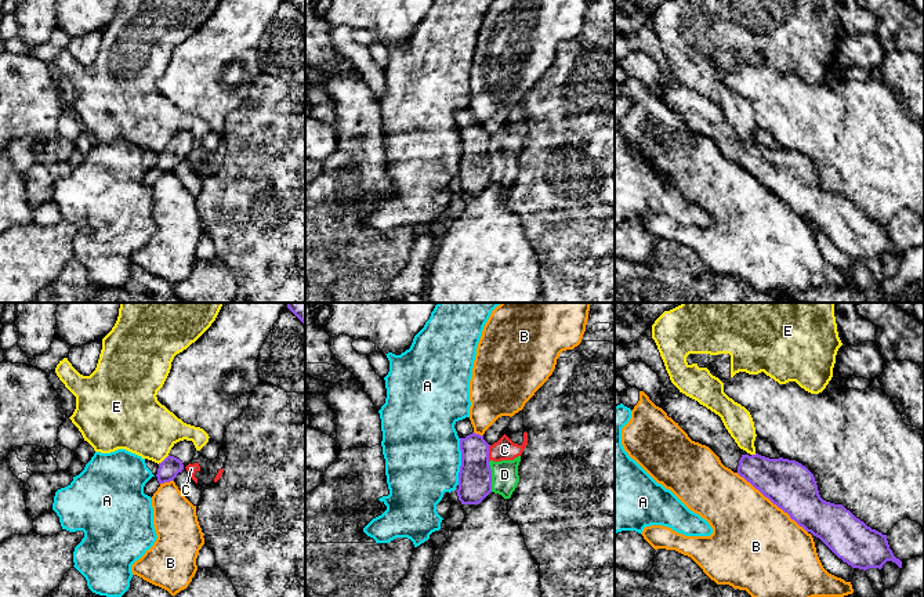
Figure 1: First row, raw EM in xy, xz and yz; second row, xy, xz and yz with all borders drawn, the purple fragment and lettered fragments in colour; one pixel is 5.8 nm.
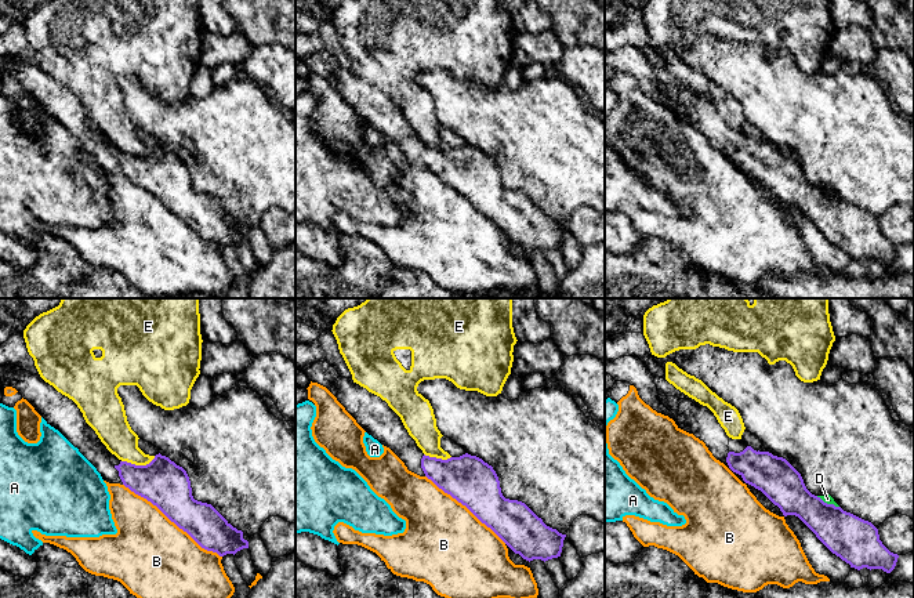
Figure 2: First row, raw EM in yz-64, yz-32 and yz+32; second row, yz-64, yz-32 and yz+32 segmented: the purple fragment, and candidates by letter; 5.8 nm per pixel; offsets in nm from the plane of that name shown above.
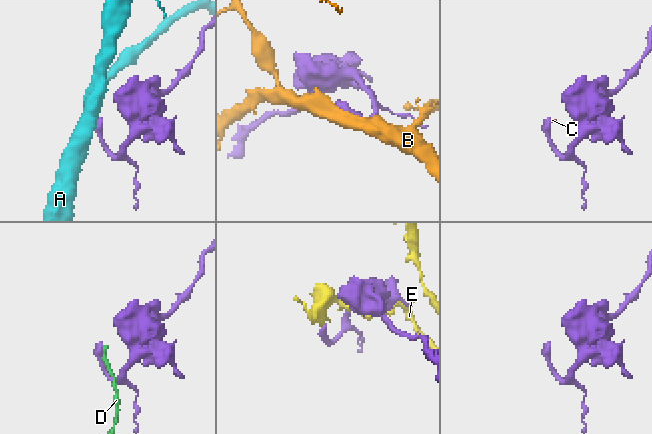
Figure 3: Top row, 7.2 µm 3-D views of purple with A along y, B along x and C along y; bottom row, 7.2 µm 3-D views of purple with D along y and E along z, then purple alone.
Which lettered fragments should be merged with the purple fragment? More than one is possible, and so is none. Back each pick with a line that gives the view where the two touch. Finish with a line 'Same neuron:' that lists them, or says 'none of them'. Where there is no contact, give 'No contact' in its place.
Same neuron: none of them

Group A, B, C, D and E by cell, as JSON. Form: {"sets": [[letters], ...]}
{"sets": [["A"], ["B"], ["C", "D"], ["E"]]}

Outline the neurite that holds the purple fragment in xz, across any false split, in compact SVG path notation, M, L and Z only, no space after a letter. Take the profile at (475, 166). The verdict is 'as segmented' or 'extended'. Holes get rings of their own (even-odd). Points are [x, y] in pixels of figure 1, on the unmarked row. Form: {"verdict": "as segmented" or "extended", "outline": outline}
{"verdict": "extended", "outline": "M470 111L457 112L457 123L464 127L460 129L461 156L459 163L457 187L461 195L478 195L492 182L492 160L489 156L489 134L483 126L475 124Z"}

